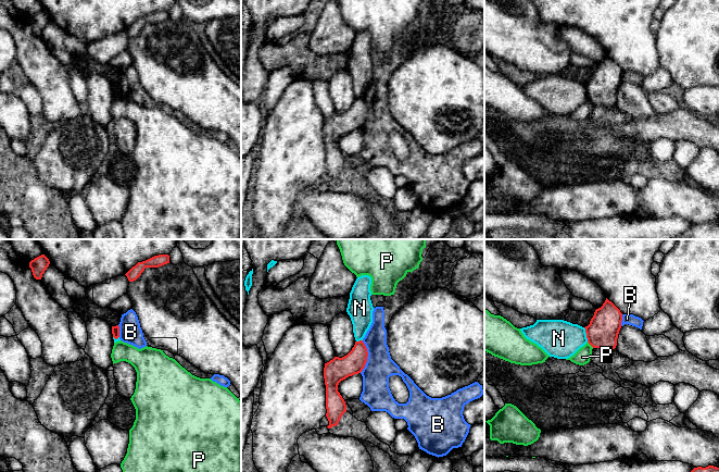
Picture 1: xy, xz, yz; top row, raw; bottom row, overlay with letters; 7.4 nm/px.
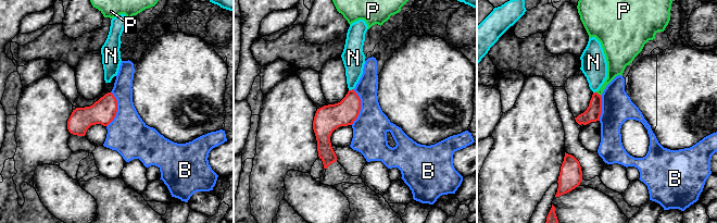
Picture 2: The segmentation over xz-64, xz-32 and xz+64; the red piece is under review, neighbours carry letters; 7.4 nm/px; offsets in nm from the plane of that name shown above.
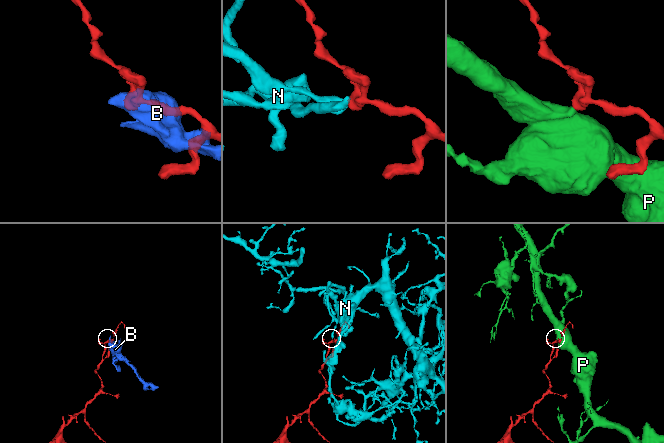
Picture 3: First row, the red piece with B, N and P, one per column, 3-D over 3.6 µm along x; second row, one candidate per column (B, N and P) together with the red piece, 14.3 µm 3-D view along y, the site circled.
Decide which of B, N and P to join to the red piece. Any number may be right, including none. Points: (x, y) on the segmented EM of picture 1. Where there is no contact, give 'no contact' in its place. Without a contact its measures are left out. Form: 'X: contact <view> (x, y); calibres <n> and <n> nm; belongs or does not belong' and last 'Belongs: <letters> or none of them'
B: contact xz (367, 356); calibres 170 and 200 nm; does not belong
N: contact yz (587, 335); calibres 240 and 280 nm; does not belong
P: contact yz (591, 345); calibres 240 and 120 nm; does not belong
Belongs: none of them

